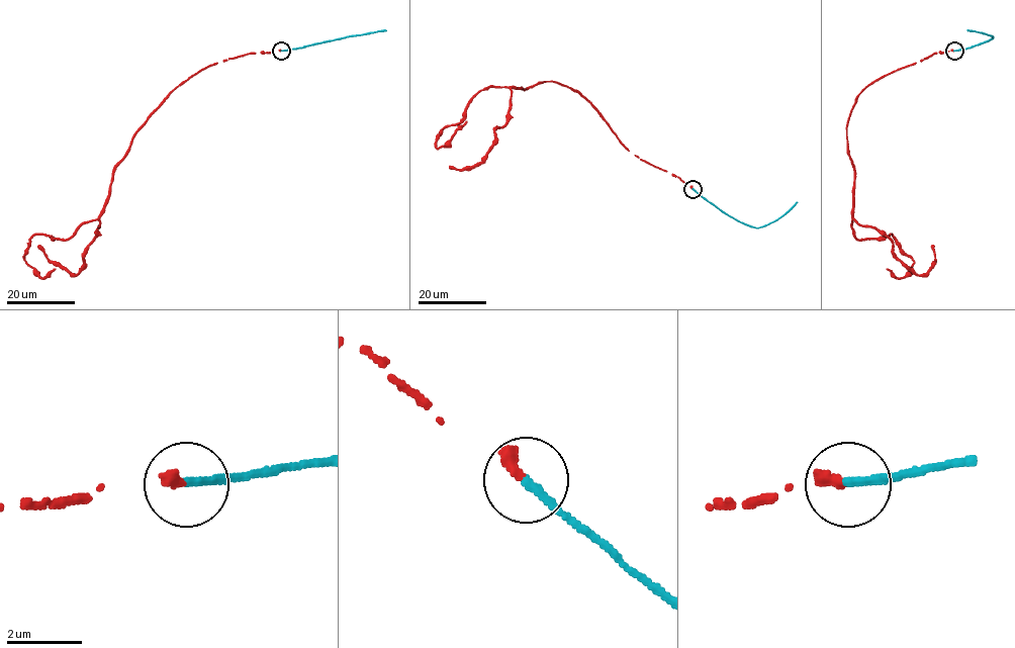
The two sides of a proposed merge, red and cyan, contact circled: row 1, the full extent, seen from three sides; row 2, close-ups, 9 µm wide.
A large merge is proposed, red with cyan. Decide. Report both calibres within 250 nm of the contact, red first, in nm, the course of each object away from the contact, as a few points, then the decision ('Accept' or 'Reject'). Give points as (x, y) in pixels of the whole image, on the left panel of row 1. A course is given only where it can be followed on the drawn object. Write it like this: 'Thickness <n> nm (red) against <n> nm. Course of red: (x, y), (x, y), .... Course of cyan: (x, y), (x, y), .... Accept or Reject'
Thickness 280 nm (red) against 240 nm. Course of red: (281, 51), (207, 66), (169, 94), (104, 211), (67, 240), (30, 239), (26, 262), (55, 269). Course of cyan: (281, 51), (385, 30). Accept

